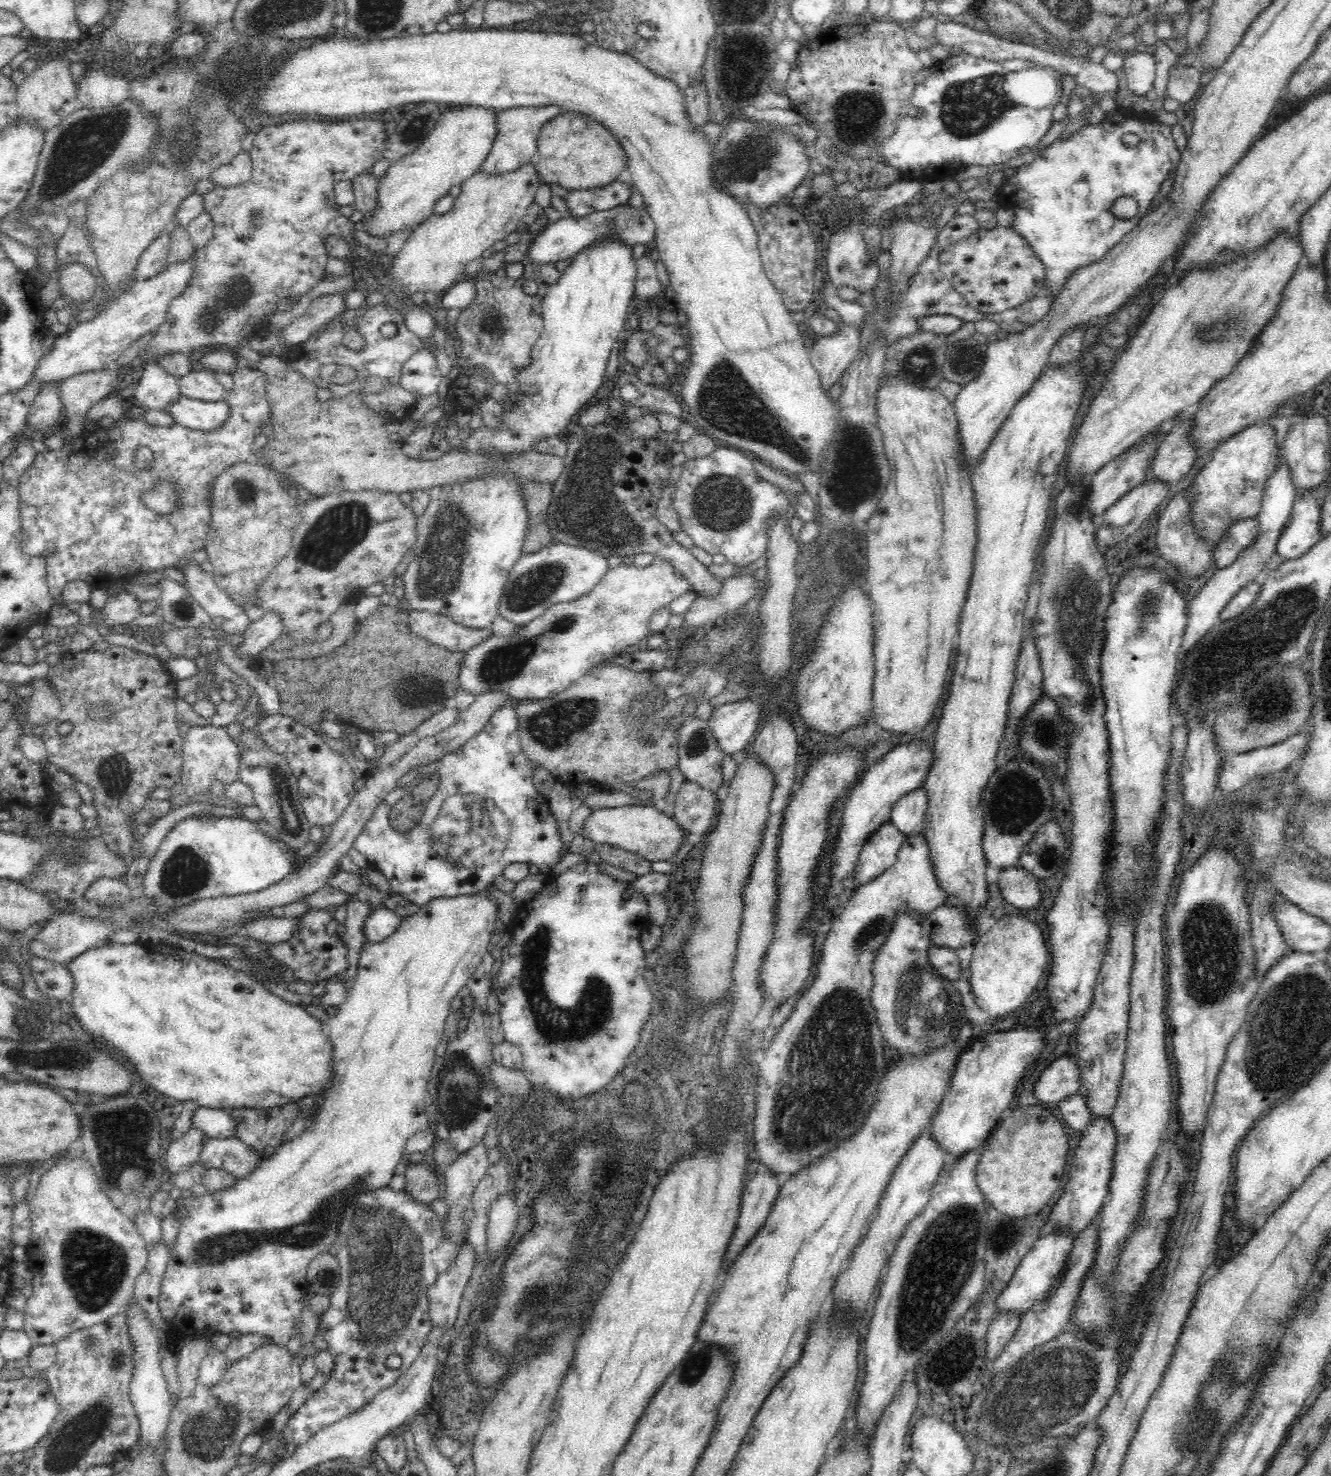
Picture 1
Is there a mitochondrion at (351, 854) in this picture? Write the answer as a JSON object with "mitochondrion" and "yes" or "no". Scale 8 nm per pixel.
{"mitochondrion":"no"}

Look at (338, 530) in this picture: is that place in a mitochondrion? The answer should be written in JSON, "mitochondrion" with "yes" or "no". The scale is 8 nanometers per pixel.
{"mitochondrion":"yes"}

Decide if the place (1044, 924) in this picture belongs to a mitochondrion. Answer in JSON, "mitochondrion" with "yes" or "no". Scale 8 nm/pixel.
{"mitochondrion":"no"}

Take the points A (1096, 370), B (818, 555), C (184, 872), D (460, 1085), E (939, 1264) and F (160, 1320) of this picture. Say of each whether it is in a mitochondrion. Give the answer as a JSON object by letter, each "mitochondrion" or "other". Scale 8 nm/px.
{"A":"other","B":"other","C":"mitochondrion","D":"mitochondrion","E":"mitochondrion","F":"other"}

